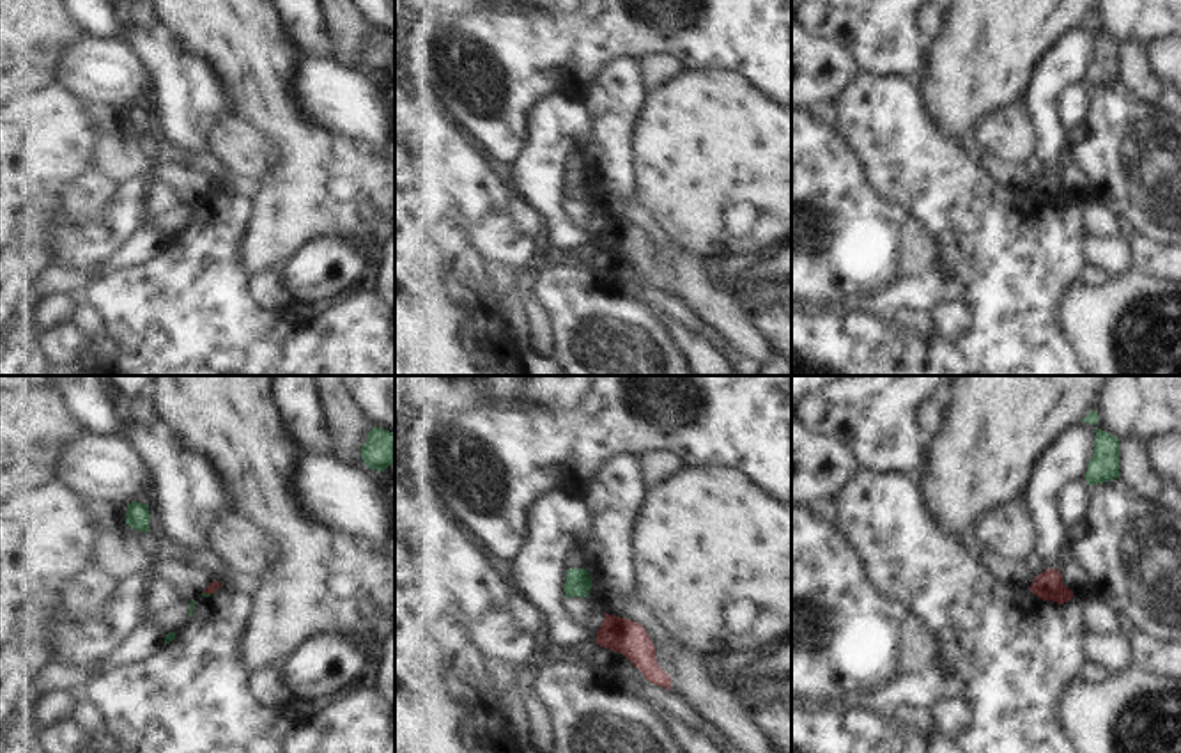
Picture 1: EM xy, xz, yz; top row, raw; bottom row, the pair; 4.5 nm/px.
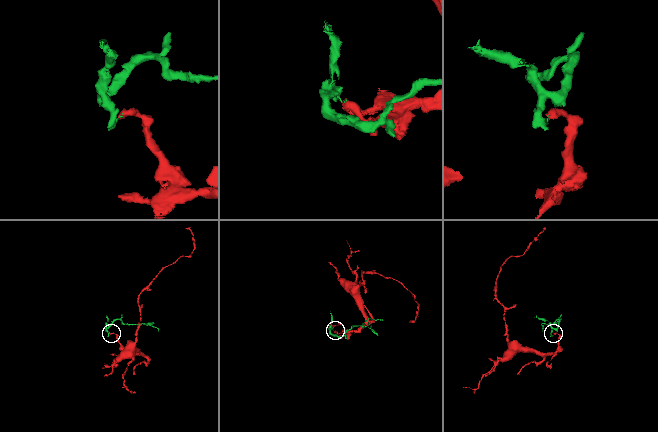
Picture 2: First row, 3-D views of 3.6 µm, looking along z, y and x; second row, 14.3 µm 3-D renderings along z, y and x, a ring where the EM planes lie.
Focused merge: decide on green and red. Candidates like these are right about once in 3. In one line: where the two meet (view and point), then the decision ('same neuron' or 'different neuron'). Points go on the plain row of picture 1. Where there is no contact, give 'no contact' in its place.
xy (206, 197) | different neuron

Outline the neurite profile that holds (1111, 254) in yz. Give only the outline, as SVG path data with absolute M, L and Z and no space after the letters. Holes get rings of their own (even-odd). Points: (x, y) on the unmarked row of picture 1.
M1124 236L1089 237L1084 243L1084 259L1091 268L1101 269L1108 280L1121 278L1131 266L1130 245Z

